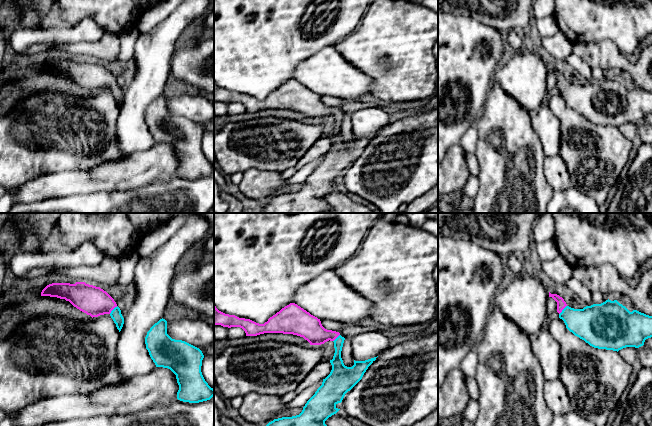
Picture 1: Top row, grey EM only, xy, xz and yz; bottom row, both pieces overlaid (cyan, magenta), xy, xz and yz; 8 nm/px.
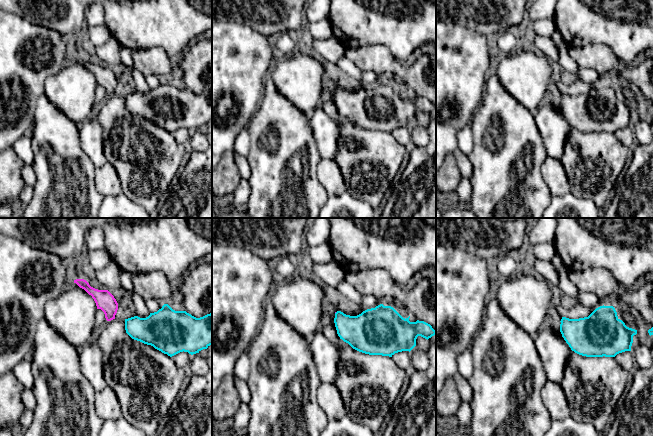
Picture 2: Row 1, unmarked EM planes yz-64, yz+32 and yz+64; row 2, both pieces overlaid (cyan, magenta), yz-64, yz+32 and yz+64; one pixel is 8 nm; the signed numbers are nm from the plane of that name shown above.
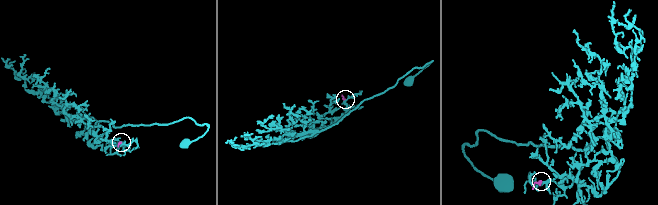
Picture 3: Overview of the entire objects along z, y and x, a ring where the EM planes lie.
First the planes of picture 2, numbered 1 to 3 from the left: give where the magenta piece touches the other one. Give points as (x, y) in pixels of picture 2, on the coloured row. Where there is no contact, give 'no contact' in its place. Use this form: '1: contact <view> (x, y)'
1: no contact
2: no contact
3: no contact

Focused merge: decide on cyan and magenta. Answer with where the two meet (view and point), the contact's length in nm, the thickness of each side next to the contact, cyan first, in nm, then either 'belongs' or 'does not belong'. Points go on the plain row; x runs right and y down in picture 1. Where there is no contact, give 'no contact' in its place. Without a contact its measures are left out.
meets cyan in xy at (113, 85); contact 90 nm long; 90 nm thick on the cyan side, 240 nm on the other; belongs

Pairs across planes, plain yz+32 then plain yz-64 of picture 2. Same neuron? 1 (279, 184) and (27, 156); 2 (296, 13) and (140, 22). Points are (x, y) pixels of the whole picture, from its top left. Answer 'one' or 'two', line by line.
1: two
2: one

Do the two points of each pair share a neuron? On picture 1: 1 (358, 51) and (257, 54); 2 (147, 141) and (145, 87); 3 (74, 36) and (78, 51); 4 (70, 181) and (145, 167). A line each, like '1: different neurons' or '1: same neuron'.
1: different neurons
2: same neuron
3: different neurons
4: same neuron

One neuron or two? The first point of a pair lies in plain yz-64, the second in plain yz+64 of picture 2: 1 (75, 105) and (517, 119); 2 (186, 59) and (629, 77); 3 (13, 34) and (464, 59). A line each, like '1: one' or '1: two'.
1: two
2: one
3: one

